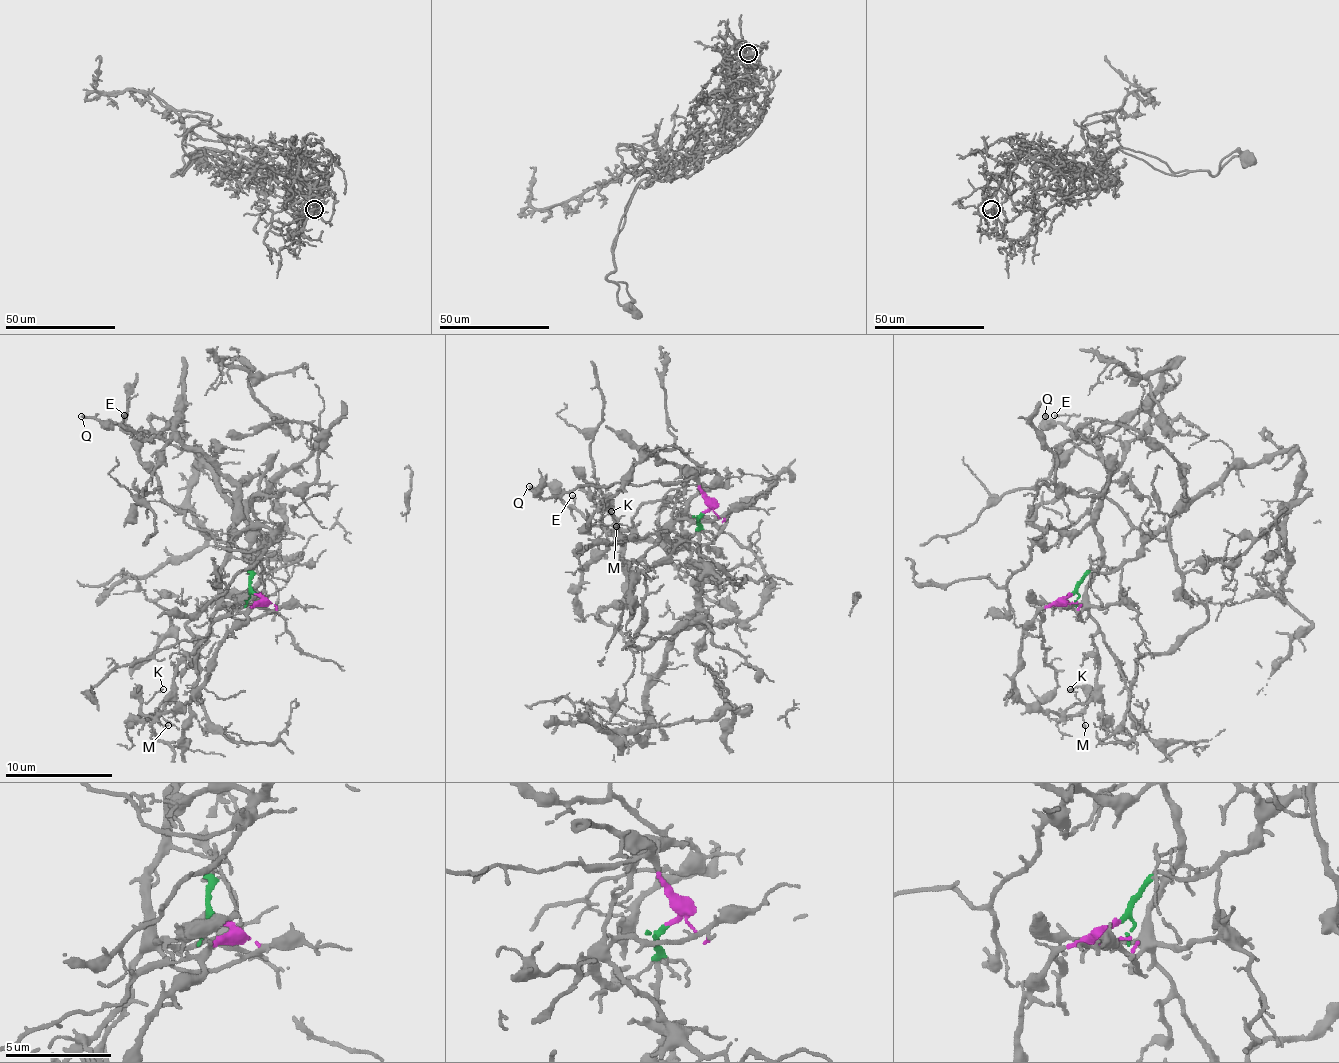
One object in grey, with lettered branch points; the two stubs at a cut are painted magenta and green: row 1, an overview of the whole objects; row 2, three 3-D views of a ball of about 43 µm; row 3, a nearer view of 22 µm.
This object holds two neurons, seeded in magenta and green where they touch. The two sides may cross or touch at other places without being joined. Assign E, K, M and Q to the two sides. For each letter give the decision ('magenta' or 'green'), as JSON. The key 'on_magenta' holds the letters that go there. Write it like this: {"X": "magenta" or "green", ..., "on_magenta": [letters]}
{"E": "magenta", "K": "magenta", "M": "magenta", "Q": "magenta", "on_magenta": ["E", "K", "M", "Q"]}

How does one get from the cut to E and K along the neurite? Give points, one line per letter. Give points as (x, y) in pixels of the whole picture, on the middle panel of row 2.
E: (705, 511), (724, 519), (684, 519), (668, 532), (681, 535), (678, 548), (590, 524), (571, 495)
K: (705, 511), (708, 497), (697, 478), (657, 454), (636, 465), (630, 478), (590, 521), (590, 527), (611, 511)

